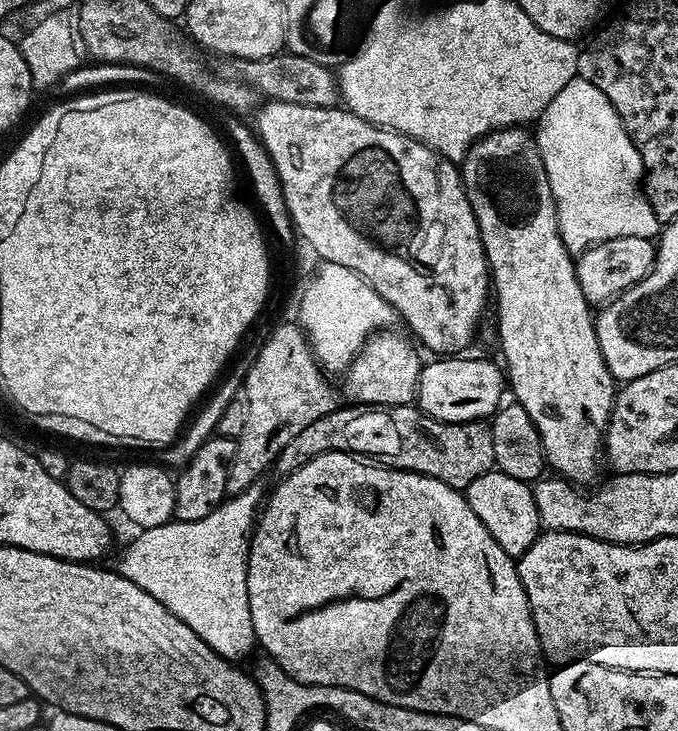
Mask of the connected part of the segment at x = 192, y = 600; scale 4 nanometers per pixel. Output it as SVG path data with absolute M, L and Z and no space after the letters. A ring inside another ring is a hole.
M259 483L251 484L242 494L237 496L228 496L220 507L214 510L214 514L206 514L206 518L198 518L198 522L182 522L173 519L162 526L154 526L153 528L145 528L139 533L140 537L129 546L124 552L124 557L120 560L118 571L130 582L137 584L142 590L146 590L146 594L150 594L150 598L154 598L158 602L162 602L162 606L166 606L166 610L170 610L170 614L174 614L174 618L178 618L182 622L186 622L186 626L190 626L190 630L194 630L194 634L198 634L198 638L202 638L202 642L206 642L206 646L210 646L210 650L222 657L223 660L240 662L240 659L247 654L256 644L256 635L254 634L254 626L250 618L250 602L248 601L248 583L246 582L246 574L248 573L248 546L250 537L254 531L254 525L258 520L258 509L262 504L262 496L260 500Z

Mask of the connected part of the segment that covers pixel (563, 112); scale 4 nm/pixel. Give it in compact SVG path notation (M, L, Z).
M579 78L572 80L546 106L540 114L540 119L534 128L536 145L544 163L544 174L556 203L556 217L560 237L568 251L579 254L590 244L600 244L610 238L652 238L661 231L662 221L656 217L648 199L644 197L642 177L644 163L614 106L590 82Z

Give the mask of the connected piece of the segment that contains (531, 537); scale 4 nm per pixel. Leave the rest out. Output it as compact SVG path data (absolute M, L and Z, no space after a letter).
M497 470L482 474L482 478L474 478L470 486L463 489L465 498L468 499L470 510L478 514L478 522L490 530L490 538L506 550L506 554L519 558L534 546L534 542L541 534L538 506L534 506L534 494L527 483L510 478L510 475Z

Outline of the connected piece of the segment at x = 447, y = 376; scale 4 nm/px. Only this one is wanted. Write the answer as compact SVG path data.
M459 355L447 358L432 358L420 370L420 380L416 383L415 403L424 415L441 420L447 424L465 424L471 420L487 421L497 413L506 396L506 376L499 363L491 364L488 360L460 360Z

